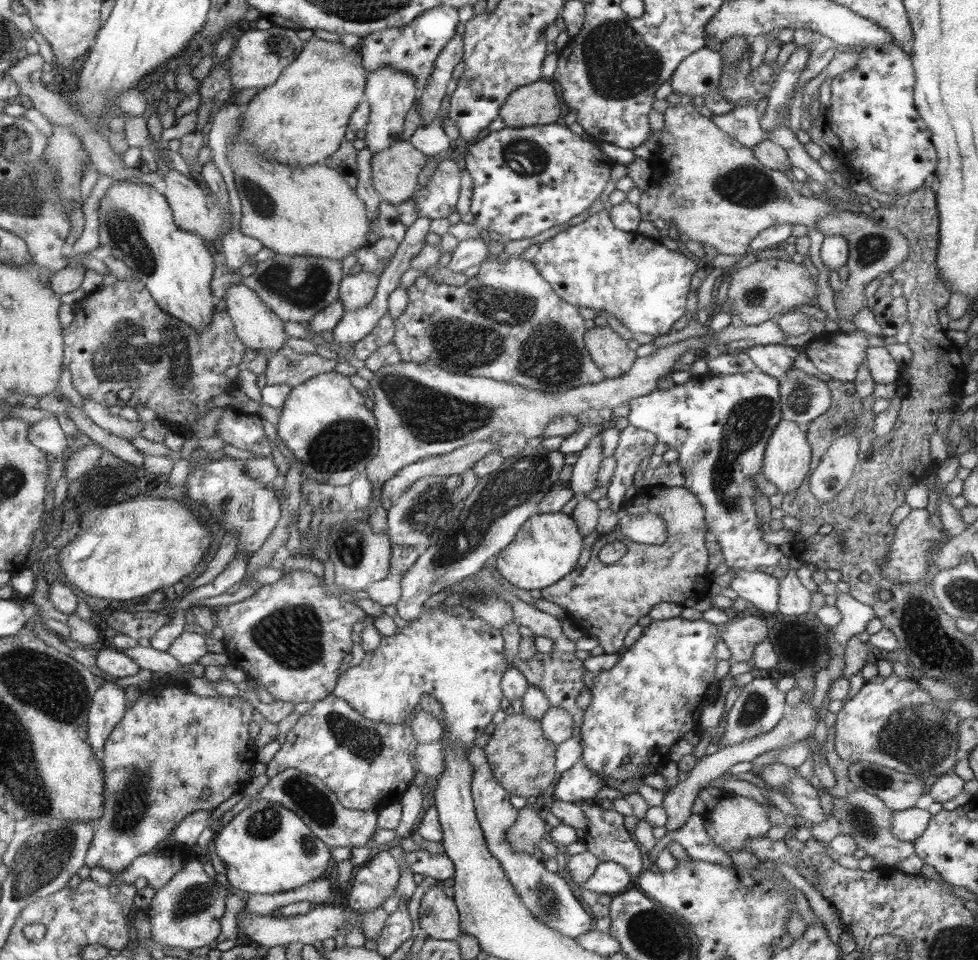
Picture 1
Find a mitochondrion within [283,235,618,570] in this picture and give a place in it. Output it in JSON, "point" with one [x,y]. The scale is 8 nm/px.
{"point":[494,325]}

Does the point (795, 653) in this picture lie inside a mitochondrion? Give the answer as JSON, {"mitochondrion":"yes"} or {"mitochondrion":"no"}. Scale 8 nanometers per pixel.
{"mitochondrion":"no"}

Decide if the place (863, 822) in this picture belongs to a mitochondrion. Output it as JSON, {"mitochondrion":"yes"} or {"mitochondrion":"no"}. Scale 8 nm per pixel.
{"mitochondrion":"yes"}

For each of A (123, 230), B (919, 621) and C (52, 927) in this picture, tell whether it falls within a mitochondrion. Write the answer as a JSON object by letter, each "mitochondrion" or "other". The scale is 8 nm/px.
{"A":"mitochondrion","B":"mitochondrion","C":"other"}

